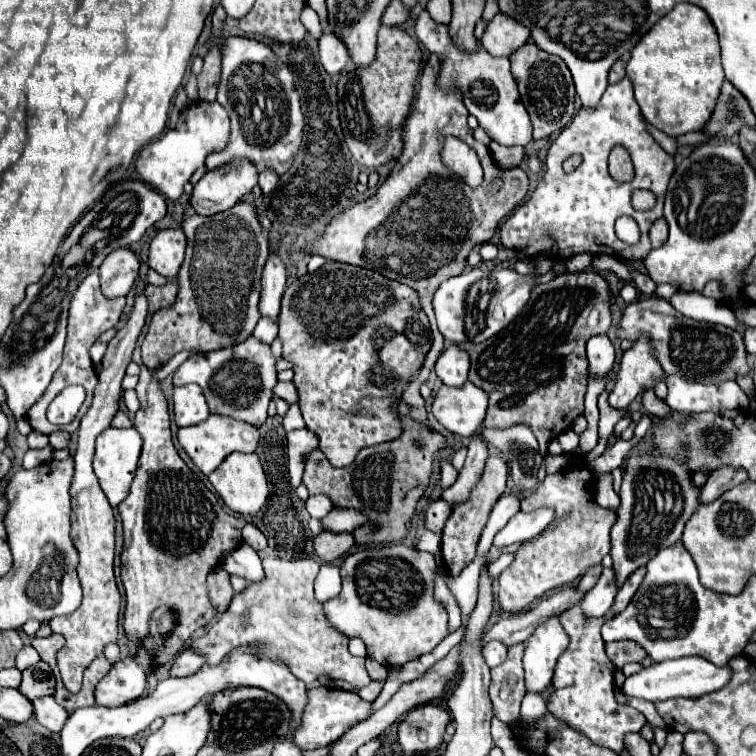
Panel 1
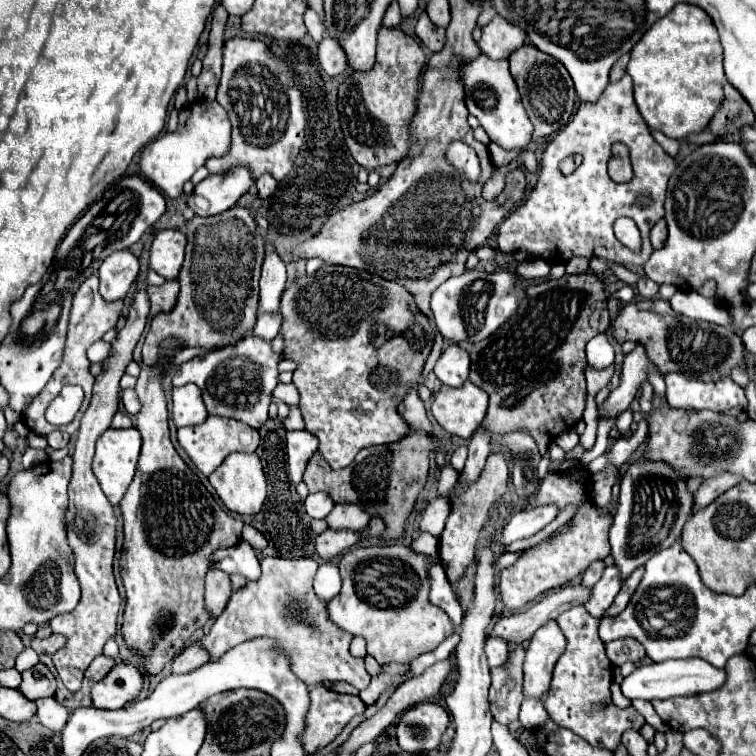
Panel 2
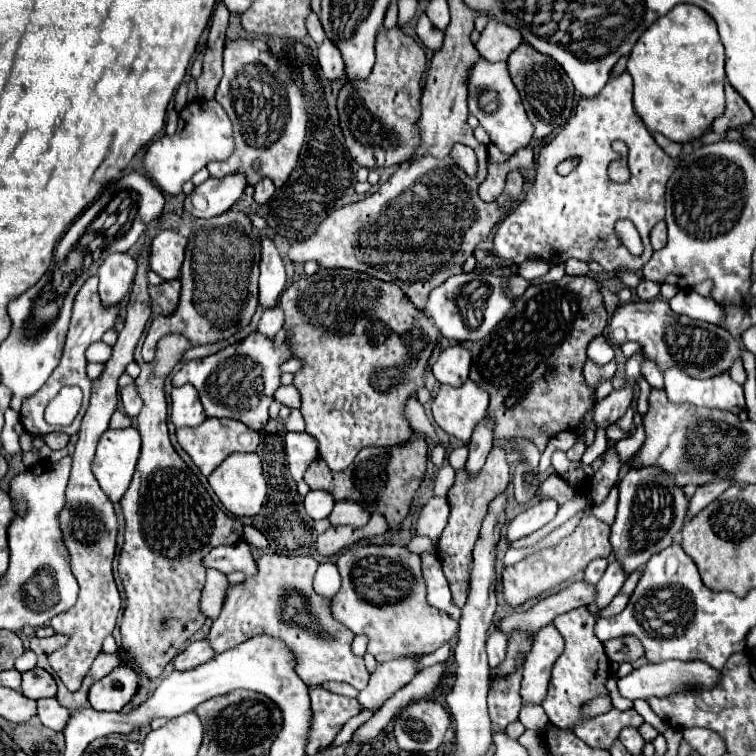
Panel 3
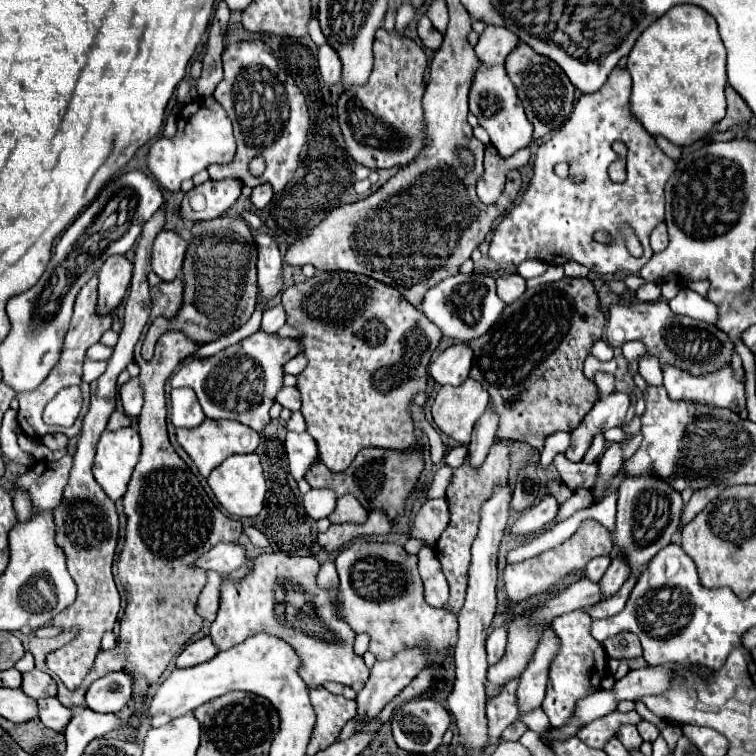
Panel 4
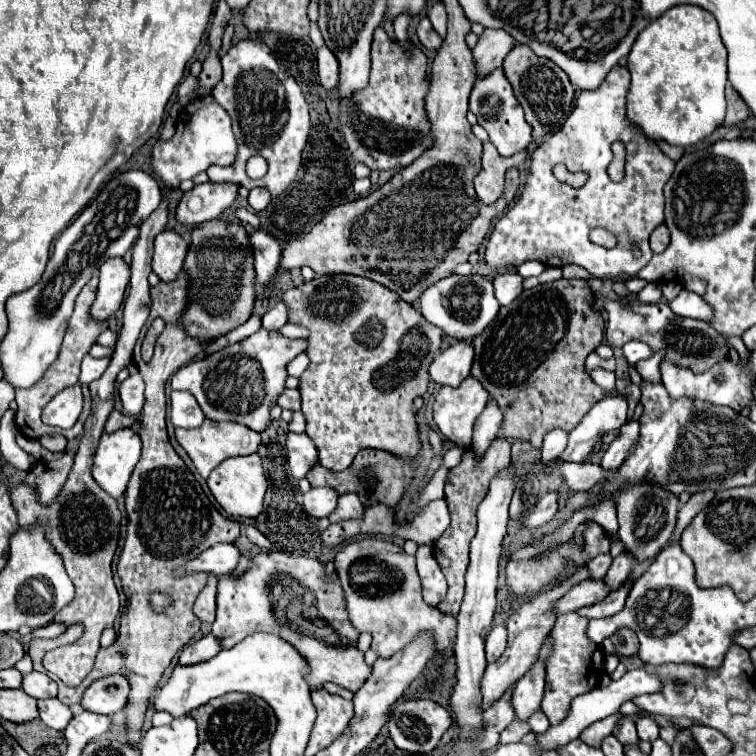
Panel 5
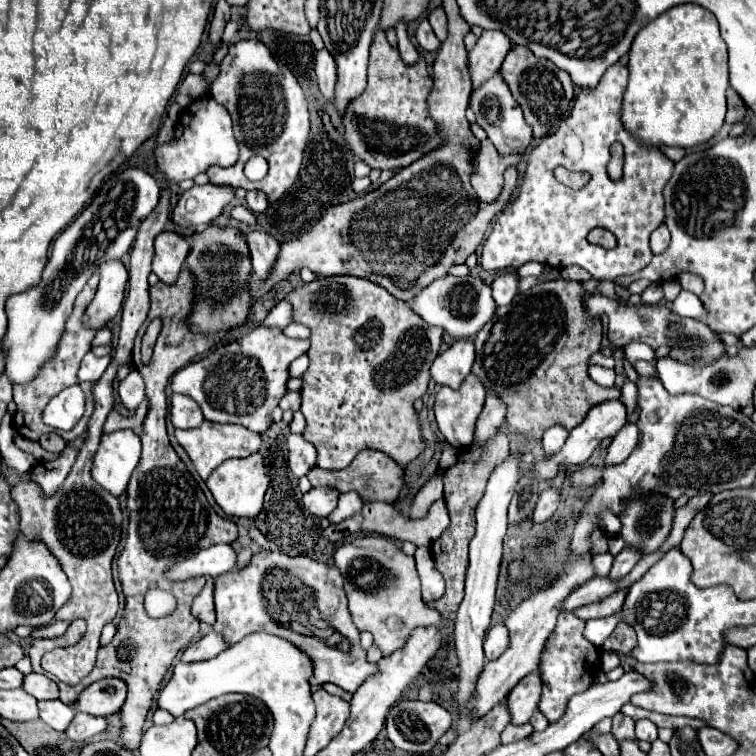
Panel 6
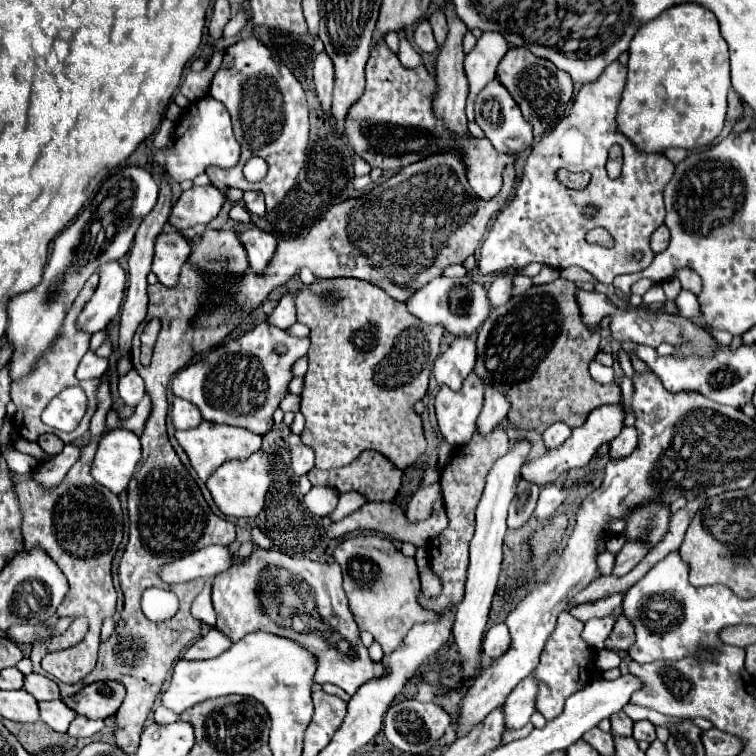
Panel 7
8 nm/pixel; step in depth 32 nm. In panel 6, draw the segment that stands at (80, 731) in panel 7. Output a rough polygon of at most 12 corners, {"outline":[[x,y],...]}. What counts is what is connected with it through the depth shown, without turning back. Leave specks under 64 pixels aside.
{"outline":[[76,712],[66,736],[84,742],[104,732],[106,720]]}

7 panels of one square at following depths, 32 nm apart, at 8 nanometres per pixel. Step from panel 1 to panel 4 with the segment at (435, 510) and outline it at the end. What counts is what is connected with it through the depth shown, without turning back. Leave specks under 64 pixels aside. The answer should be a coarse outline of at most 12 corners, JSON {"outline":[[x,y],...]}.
{"outline":[[428,500],[410,536],[434,546],[448,522],[448,502]]}

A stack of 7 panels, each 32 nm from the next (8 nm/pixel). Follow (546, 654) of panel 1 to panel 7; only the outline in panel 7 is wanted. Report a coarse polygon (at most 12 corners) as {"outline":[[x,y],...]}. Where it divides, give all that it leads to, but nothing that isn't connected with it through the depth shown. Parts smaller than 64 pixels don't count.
{"outline":[[524,678],[506,698],[504,730],[528,724],[534,712],[536,680]]}

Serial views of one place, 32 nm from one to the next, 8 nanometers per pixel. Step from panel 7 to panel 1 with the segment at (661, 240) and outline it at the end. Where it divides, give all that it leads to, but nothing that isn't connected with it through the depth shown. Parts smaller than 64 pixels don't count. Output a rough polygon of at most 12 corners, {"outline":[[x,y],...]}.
{"outline":[[664,218],[650,228],[652,248],[660,248],[668,238]]}

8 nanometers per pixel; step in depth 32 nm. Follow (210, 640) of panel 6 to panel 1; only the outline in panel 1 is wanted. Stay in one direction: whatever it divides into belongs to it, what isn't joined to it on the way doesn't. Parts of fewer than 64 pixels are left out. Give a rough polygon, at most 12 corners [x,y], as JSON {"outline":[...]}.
{"outline":[[186,648],[176,656],[170,676],[190,676],[206,658]]}

